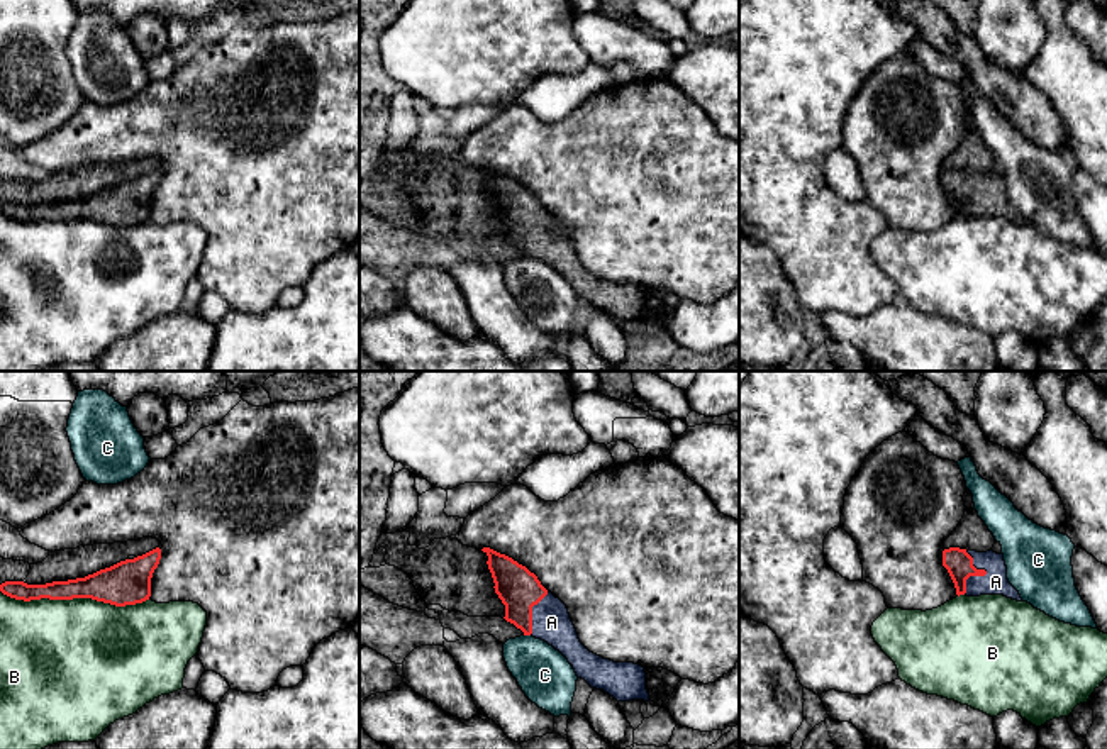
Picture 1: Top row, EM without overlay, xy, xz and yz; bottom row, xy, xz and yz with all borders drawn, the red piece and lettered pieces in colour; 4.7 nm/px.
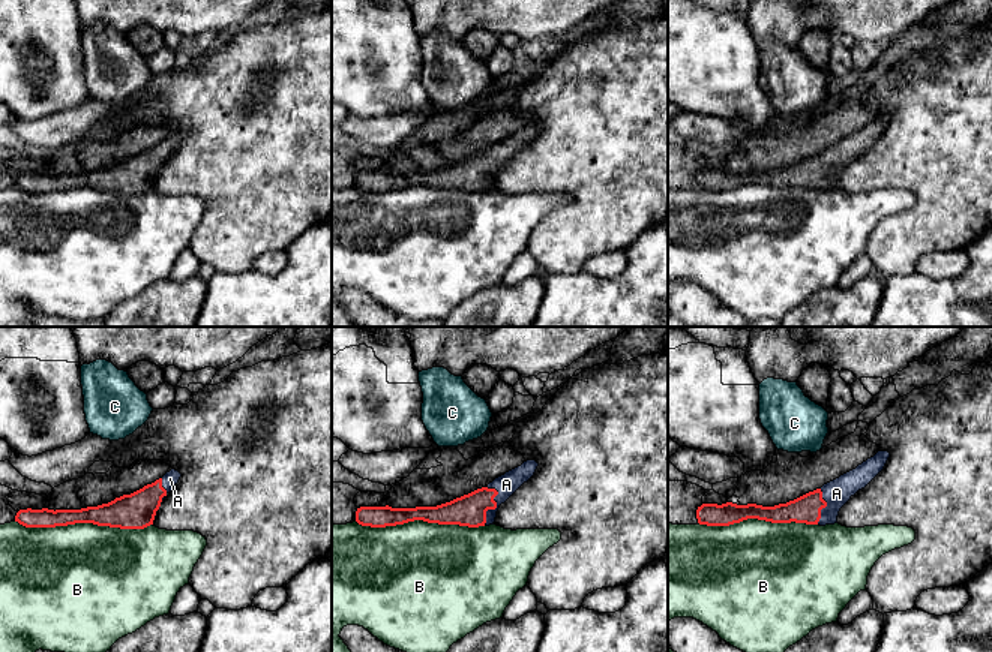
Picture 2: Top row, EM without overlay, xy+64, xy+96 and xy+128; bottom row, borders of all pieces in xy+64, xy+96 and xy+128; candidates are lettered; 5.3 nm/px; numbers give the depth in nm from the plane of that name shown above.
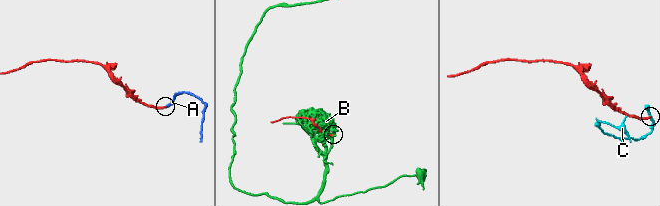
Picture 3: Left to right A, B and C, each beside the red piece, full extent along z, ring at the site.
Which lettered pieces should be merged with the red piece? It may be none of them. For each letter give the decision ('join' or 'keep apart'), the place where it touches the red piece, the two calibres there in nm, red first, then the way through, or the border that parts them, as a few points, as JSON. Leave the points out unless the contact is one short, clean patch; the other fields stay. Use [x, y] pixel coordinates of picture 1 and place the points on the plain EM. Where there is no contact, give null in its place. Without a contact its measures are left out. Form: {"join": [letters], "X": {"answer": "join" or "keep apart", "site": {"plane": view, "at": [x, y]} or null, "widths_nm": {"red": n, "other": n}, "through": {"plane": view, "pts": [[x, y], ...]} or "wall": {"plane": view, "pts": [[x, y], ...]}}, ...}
{"join": ["A"], "A": {"answer": "join", "site": {"plane": "yz", "at": [982, 195]}, "widths_nm": {"red": 130, "other": 120}, "through": {"plane": "yz", "pts": [[958, 183], [982, 195], [995, 202]]}}, "B": {"answer": "keep apart", "site": {"plane": "xy", "at": [75, 217]}, "widths_nm": {"red": 200, "other": 480}}, "C": {"answer": "keep apart", "site": {"plane": "xz", "at": [528, 255]}, "widths_nm": {"red": 200, "other": 260}, "wall": {"plane": "xz", "pts": [[524, 255], [529, 256]]}}}

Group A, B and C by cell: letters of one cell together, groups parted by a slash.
A / B / C

